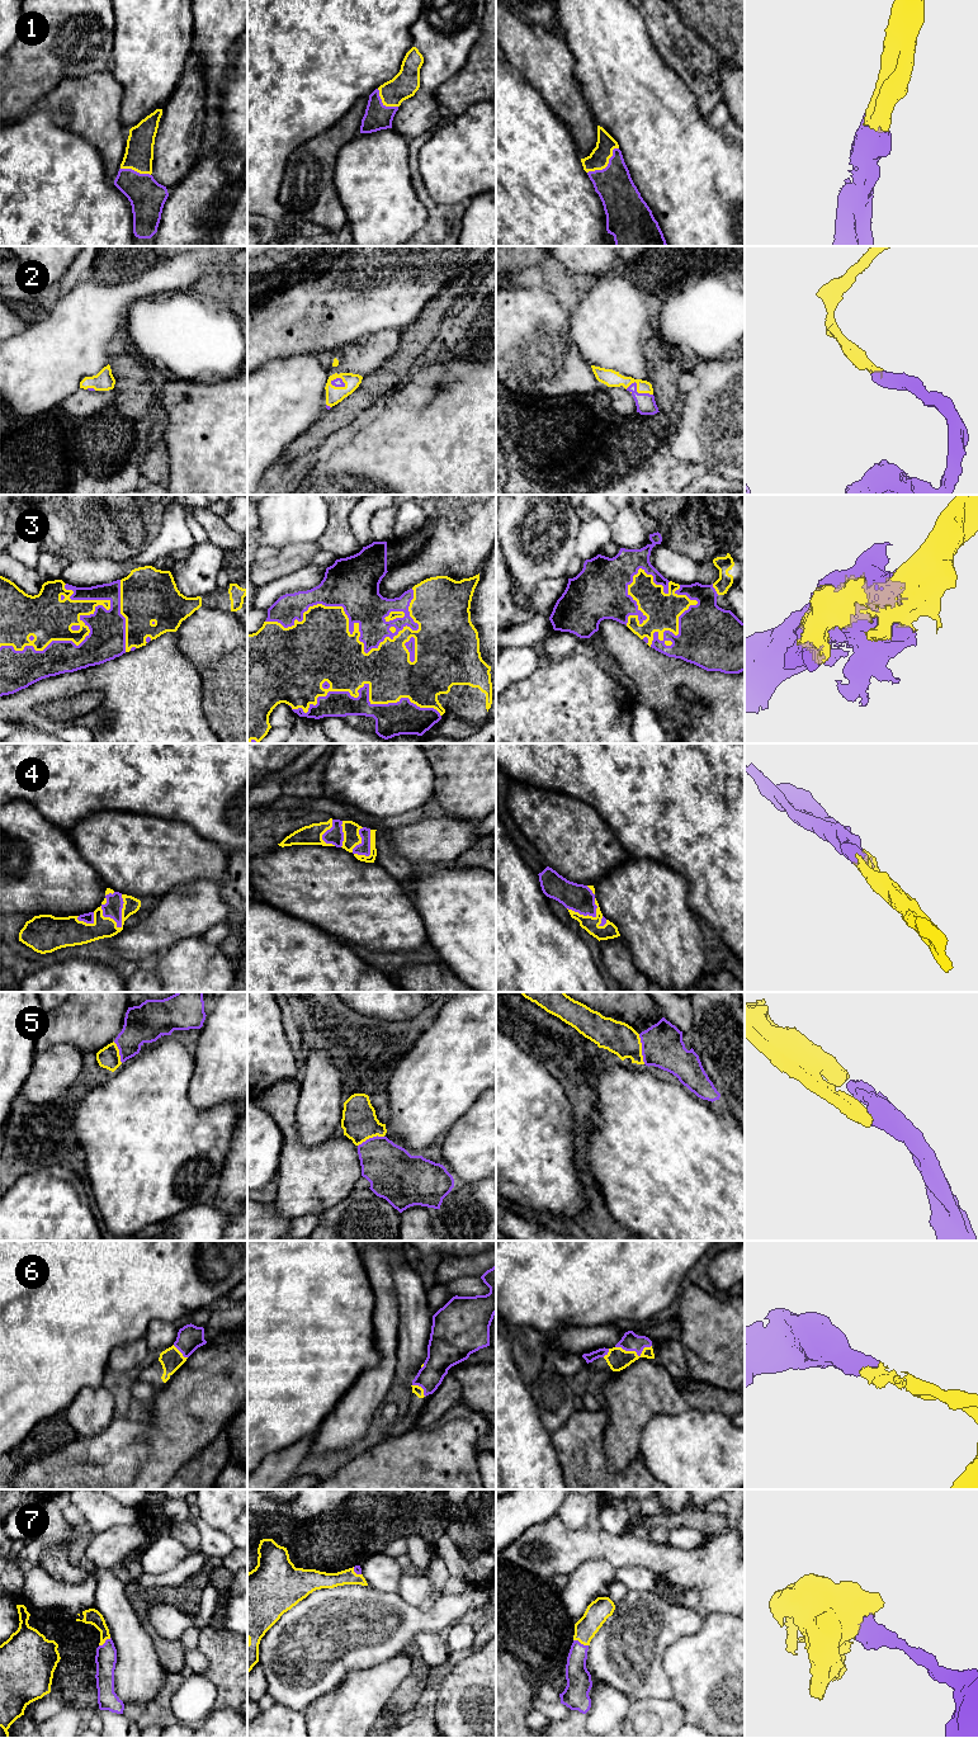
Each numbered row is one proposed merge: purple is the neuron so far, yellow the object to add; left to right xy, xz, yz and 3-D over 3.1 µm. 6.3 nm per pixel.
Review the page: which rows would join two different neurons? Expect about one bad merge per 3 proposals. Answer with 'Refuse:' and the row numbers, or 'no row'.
Refuse: no row

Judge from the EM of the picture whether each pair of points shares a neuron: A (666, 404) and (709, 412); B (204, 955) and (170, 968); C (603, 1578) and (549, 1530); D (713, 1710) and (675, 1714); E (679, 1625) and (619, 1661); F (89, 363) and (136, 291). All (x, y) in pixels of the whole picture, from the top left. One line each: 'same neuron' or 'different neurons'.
A: different neurons
B: same neuron
C: different neurons
D: different neurons
E: same neuron
F: same neuron

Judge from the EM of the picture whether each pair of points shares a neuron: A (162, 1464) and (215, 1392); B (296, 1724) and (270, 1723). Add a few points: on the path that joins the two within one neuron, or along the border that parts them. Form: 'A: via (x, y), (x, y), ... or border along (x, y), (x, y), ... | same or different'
A: via (170, 1446), (182, 1425), (197, 1410) | same
B: via (289, 1724), (277, 1724) | same

